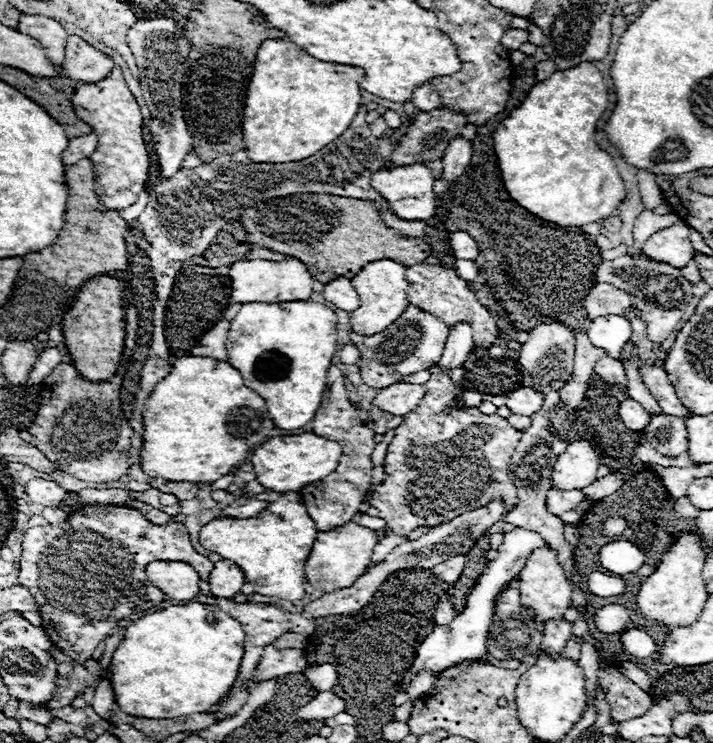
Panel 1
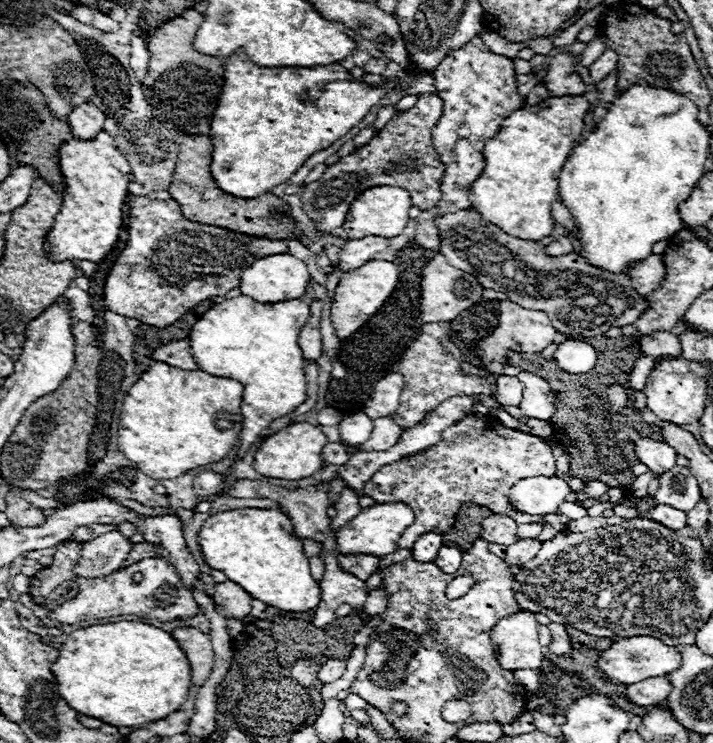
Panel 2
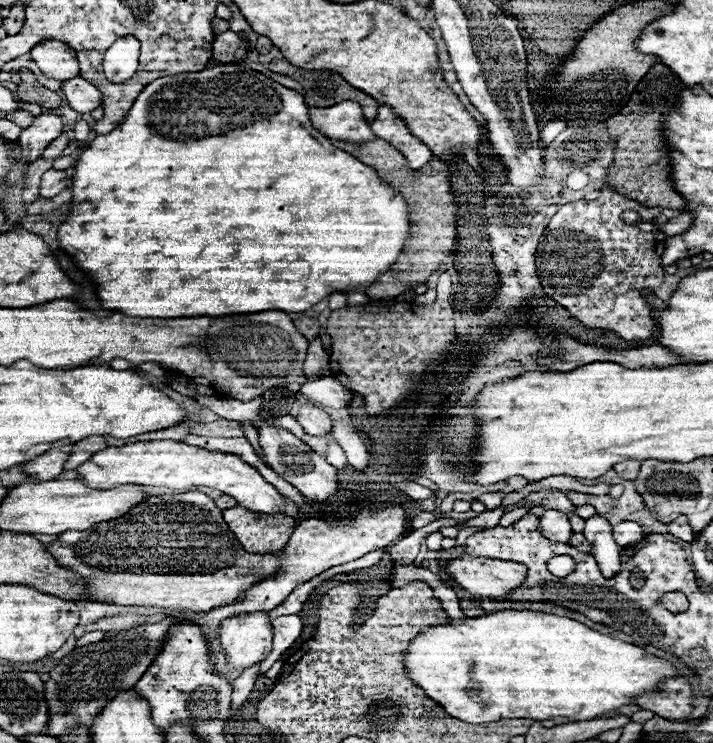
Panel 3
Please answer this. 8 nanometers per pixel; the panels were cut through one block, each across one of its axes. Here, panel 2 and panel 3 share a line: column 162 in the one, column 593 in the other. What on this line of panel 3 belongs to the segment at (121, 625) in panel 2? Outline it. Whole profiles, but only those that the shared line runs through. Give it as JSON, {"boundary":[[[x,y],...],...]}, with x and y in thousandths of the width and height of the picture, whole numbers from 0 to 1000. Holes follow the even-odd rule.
{"boundary":[[[701,821],[701,824],[684,824],[679,829],[670,832],[654,832],[648,837],[628,837],[628,840],[614,840],[614,843],[603,843],[597,848],[592,848],[569,872],[569,883],[567,883],[567,896],[569,896],[569,910],[586,923],[592,926],[612,948],[617,948],[634,966],[645,966],[656,974],[682,974],[682,972],[696,972],[696,969],[710,969],[710,966],[743,966],[743,969],[777,969],[783,966],[783,974],[791,972],[808,972],[808,969],[830,969],[836,964],[853,964],[858,958],[864,958],[870,950],[875,948],[886,948],[886,942],[903,931],[920,929],[928,913],[942,913],[945,907],[945,896],[934,888],[926,888],[909,878],[903,878],[900,872],[889,869],[889,867],[878,867],[867,859],[842,853],[836,848],[827,848],[825,843],[791,832],[791,829],[777,829],[777,826],[766,826],[766,824],[743,824],[743,821]]]}

